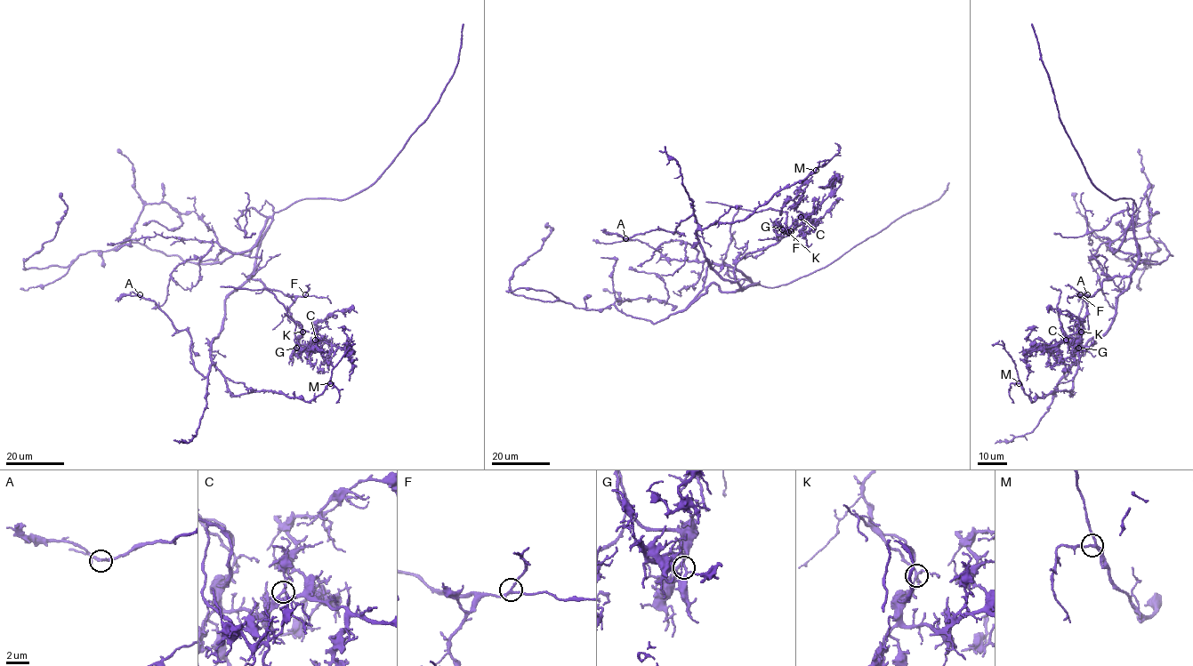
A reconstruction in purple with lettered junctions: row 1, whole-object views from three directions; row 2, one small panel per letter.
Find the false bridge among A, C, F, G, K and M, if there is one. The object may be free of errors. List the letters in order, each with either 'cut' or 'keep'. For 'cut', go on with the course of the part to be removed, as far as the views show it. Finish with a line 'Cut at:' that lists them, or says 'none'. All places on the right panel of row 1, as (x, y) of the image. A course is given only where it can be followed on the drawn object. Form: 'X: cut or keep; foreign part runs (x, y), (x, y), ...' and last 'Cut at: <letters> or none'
A: keep
C: keep
F: keep
G: keep
K: cut; foreign part runs (1082, 332), (1078, 336), (1068, 337), (1061, 328), (1057, 307), (1060, 293), (1059, 289), (1051, 286)
M: keep
Cut at: K

